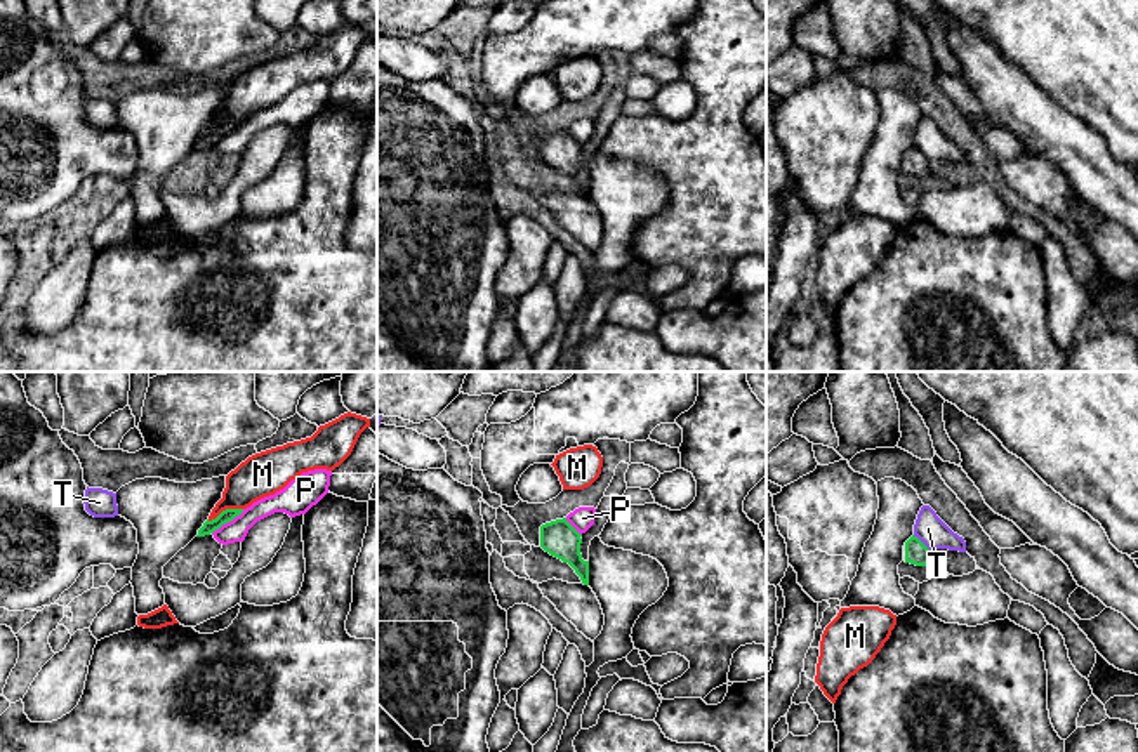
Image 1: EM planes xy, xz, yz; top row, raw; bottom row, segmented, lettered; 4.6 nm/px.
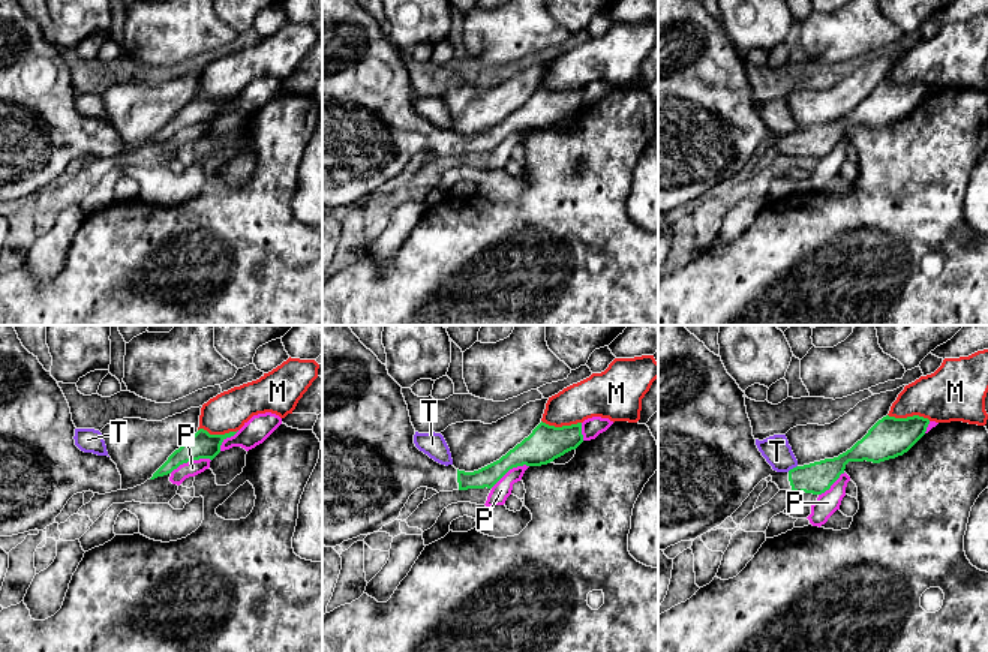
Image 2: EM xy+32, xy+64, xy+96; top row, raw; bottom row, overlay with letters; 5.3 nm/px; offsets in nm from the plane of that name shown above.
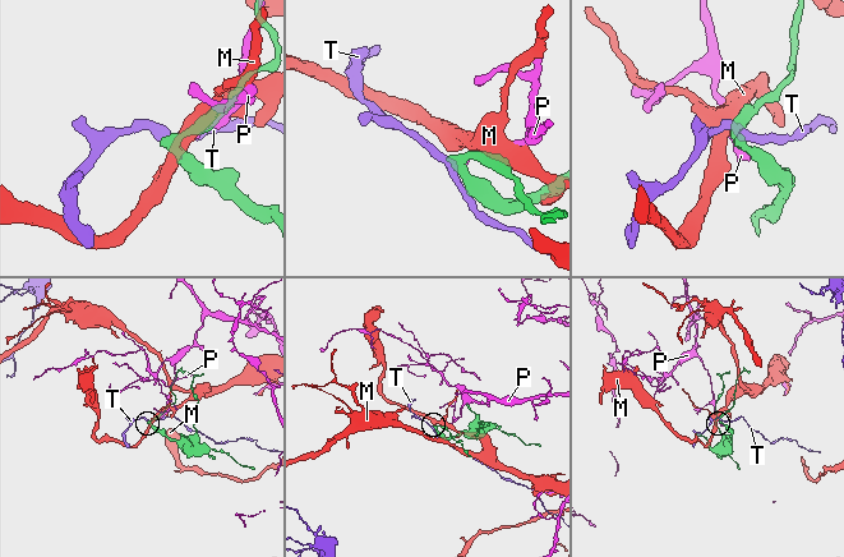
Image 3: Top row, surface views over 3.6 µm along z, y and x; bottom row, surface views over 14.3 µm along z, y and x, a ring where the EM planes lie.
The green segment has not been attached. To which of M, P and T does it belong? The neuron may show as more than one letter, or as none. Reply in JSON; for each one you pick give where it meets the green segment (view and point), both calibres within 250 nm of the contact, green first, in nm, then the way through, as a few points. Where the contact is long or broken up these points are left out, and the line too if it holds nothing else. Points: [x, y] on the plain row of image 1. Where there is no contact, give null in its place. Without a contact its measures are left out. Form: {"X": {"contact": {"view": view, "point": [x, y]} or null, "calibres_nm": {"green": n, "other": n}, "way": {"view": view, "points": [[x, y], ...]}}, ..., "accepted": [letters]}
{"accepted": []}

